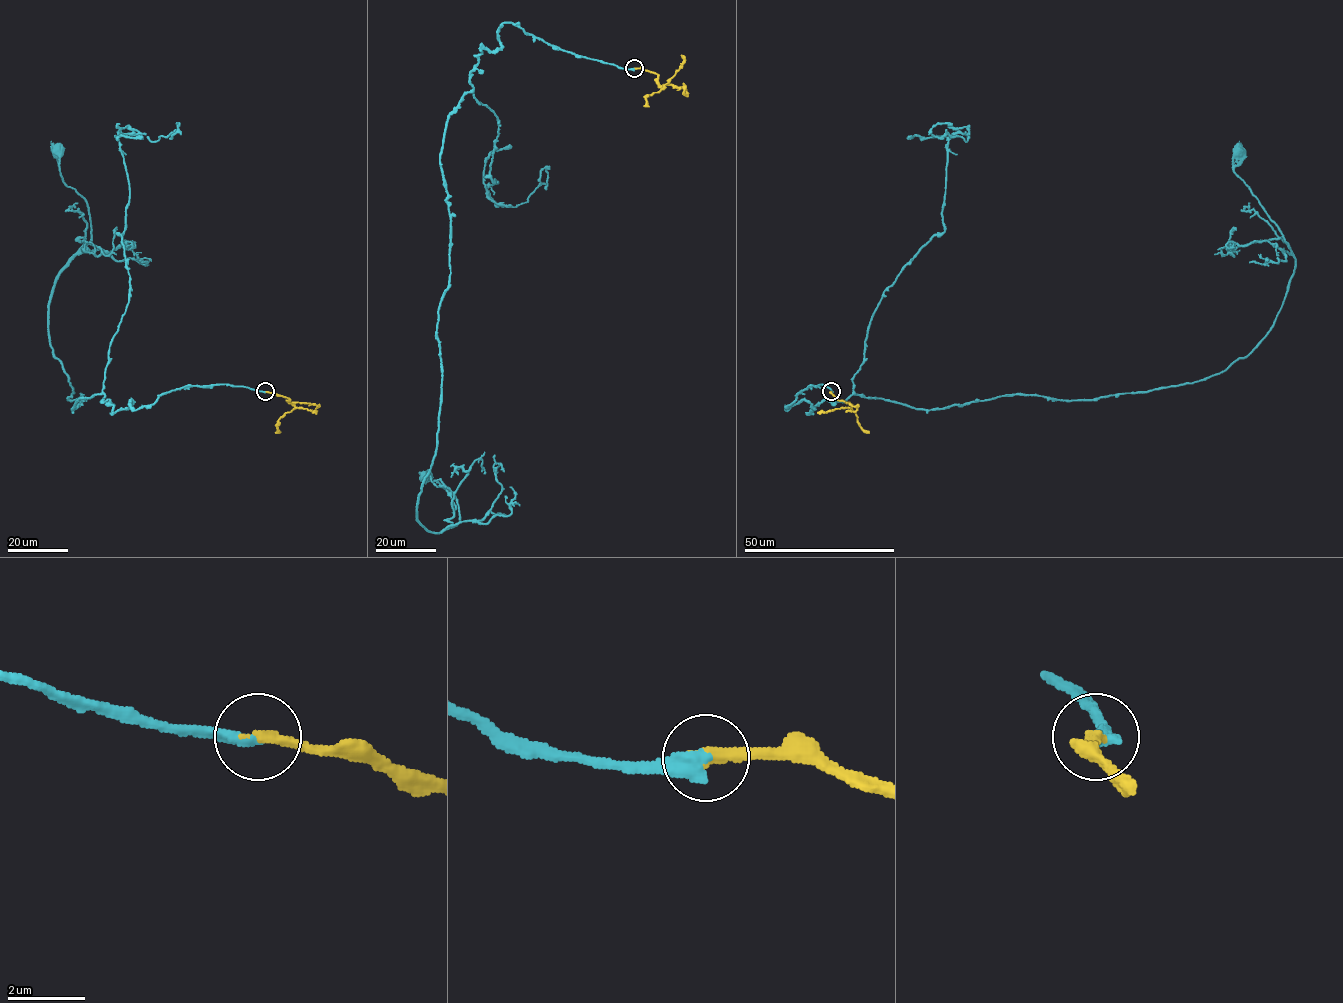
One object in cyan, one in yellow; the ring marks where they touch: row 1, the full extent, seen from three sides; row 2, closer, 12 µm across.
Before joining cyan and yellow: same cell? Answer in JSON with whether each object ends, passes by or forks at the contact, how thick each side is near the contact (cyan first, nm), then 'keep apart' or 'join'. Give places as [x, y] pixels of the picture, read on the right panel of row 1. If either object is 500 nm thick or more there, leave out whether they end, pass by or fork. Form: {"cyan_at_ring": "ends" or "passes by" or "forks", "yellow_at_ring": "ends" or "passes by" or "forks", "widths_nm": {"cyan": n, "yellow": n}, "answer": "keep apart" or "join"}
{"cyan_at_ring": "ends", "yellow_at_ring": "ends", "widths_nm": {"cyan": 400, "yellow": 280}, "answer": "join"}

